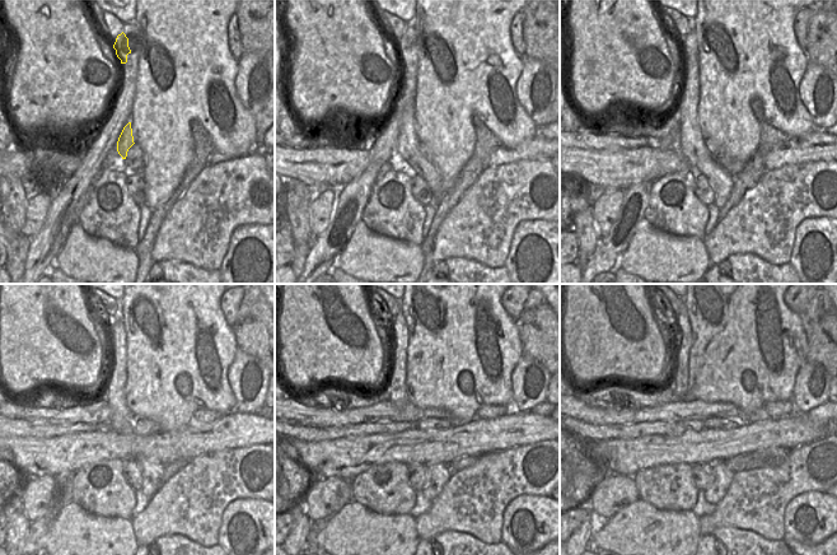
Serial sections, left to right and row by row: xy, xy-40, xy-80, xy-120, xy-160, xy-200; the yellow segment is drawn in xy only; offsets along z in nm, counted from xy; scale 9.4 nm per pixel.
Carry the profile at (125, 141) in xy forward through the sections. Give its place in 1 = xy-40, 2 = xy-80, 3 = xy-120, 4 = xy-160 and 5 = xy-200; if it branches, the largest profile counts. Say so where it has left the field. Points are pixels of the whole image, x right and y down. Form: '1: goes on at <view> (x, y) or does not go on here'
1: goes on at xy-40 (408, 158)
2: goes on at xy-80 (692, 148)
3: goes on at xy-120 (121, 420)
4: goes on at xy-160 (396, 391)
5: goes on at xy-200 (679, 379)

